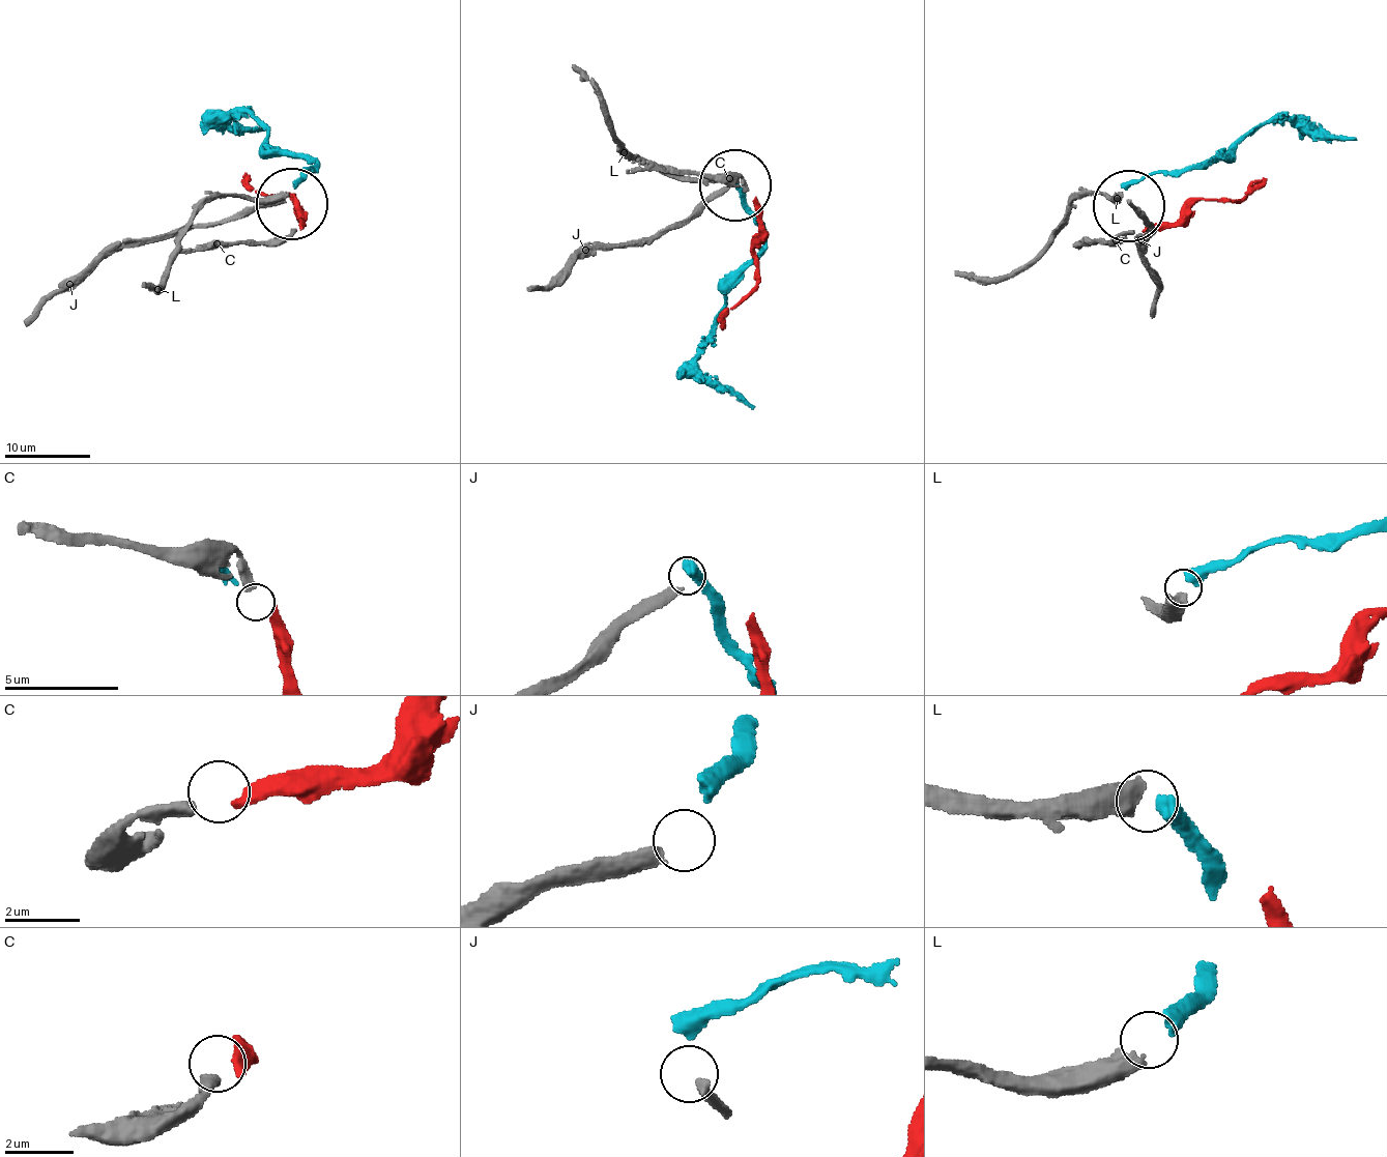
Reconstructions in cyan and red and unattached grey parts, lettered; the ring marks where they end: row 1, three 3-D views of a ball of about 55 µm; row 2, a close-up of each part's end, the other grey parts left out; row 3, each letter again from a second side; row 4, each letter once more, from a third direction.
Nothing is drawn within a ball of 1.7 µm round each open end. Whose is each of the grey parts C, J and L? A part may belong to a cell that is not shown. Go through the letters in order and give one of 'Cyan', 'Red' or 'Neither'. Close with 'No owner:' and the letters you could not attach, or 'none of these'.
C: Neither
J: Neither
L: Cyan
No owner: C, J

